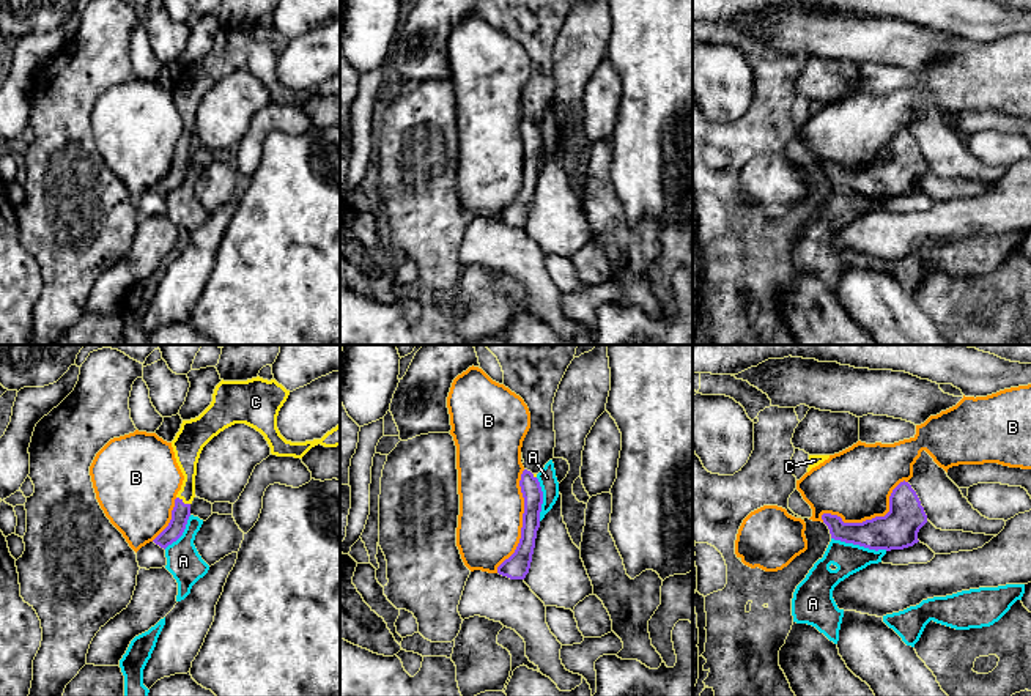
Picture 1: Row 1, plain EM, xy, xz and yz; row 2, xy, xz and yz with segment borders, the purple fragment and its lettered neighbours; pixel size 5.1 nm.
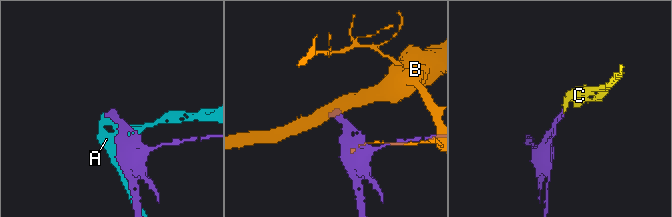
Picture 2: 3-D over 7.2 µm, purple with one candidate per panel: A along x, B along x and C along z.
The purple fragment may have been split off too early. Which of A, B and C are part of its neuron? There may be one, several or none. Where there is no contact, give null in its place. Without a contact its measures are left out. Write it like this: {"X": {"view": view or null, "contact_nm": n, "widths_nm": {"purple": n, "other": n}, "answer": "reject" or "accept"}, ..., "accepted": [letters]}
{"A": {"view": "yz", "contact_nm": 300, "widths_nm": {"purple": 200, "other": 150}, "answer": "reject"}, "B": {"view": "yz", "contact_nm": 480, "widths_nm": {"purple": 200, "other": 360}, "answer": "reject"}, "C": {"view": "xy", "contact_nm": 80, "widths_nm": {"purple": 90, "other": 130}, "answer": "accept"}, "accepted": ["C"]}

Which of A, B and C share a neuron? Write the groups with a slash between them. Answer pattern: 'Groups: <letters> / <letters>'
Groups: A / B / C

